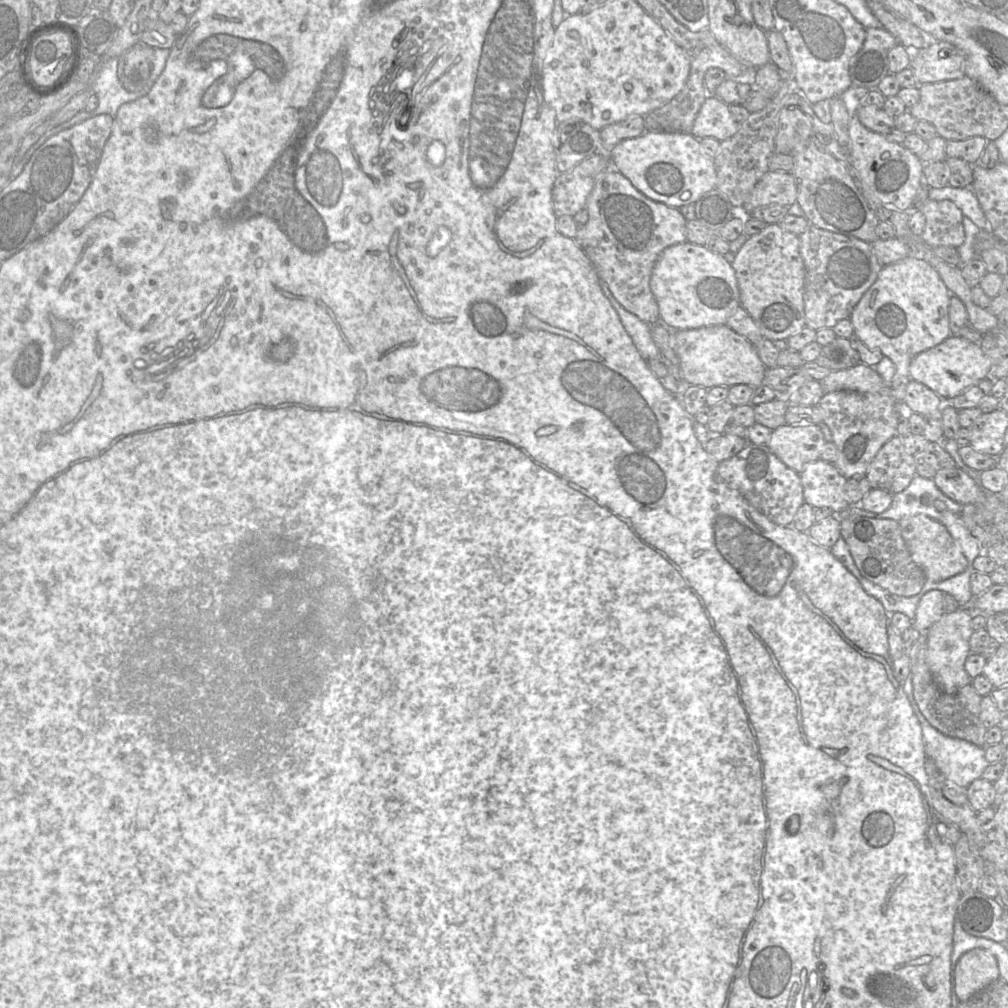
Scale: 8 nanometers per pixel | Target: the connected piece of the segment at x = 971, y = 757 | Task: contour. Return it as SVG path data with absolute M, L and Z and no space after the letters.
M912 673L903 682L902 688L911 704L917 719L921 721L923 741L927 758L931 759L944 777L954 785L966 789L974 780L982 777L984 770L990 765L985 758L985 748L971 742L946 736L936 730L921 713L913 695Z

